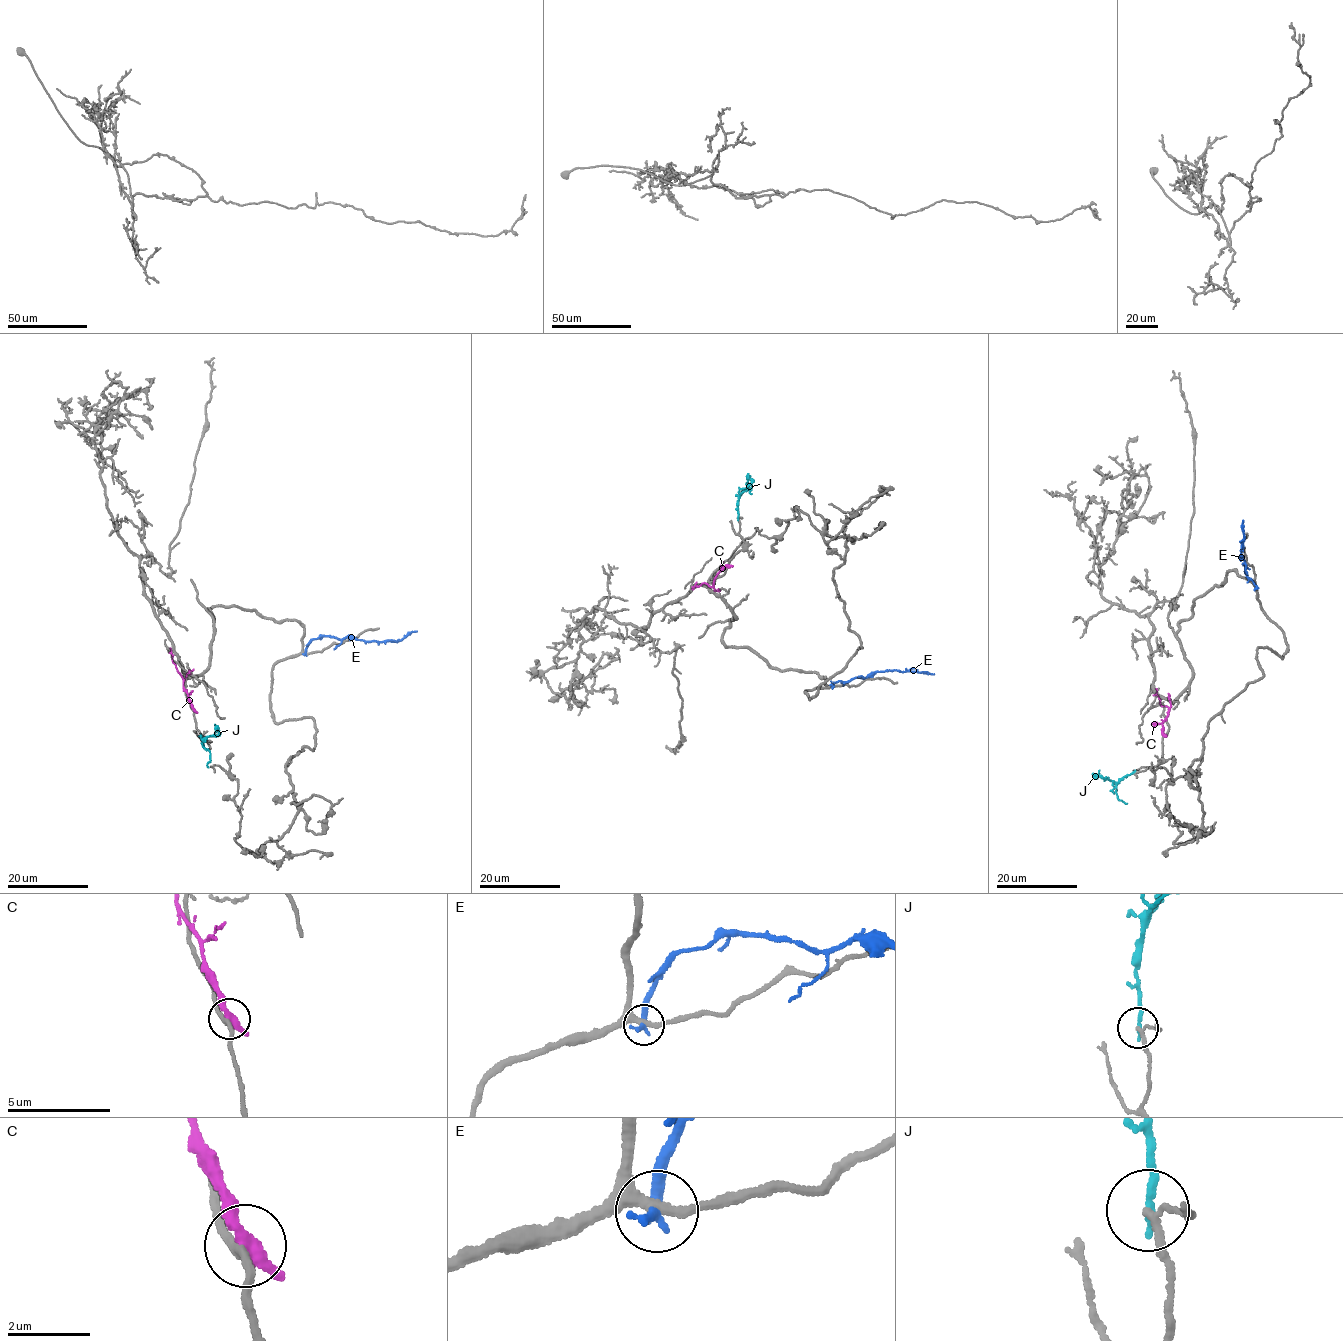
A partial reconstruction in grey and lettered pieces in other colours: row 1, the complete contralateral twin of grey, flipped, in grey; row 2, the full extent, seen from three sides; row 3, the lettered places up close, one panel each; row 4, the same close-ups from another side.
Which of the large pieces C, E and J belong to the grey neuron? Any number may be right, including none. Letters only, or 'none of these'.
J

